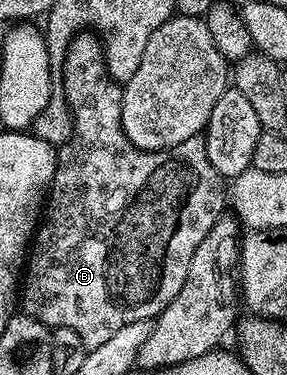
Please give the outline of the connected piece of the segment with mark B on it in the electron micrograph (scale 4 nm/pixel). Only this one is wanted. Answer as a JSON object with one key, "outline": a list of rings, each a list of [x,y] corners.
{"outline":[[[86,30],[78,32],[74,35],[73,39],[69,41],[69,48],[65,51],[65,60],[61,64],[59,69],[59,88],[65,98],[65,103],[69,109],[70,117],[73,121],[73,133],[69,141],[57,148],[57,169],[53,175],[53,183],[47,192],[47,203],[43,208],[43,219],[38,223],[31,241],[31,247],[27,252],[27,263],[23,268],[23,283],[19,288],[19,308],[24,315],[35,318],[39,322],[43,322],[46,326],[52,330],[55,328],[70,328],[75,330],[75,334],[79,334],[79,338],[83,338],[83,346],[86,350],[94,348],[95,346],[103,346],[103,342],[107,342],[107,338],[111,338],[111,334],[115,334],[115,330],[119,330],[123,326],[127,326],[131,322],[139,322],[140,320],[152,321],[157,317],[164,308],[173,301],[175,294],[179,294],[179,290],[183,286],[183,282],[187,278],[187,266],[191,266],[191,254],[195,254],[195,246],[199,246],[199,242],[209,233],[211,226],[215,224],[217,219],[220,219],[221,213],[227,206],[227,192],[223,187],[223,177],[215,170],[215,166],[211,166],[211,162],[207,158],[207,150],[205,149],[205,142],[201,136],[192,136],[187,138],[185,142],[179,142],[179,146],[171,146],[170,148],[163,149],[162,152],[142,152],[140,148],[136,148],[131,141],[127,138],[127,134],[123,130],[121,125],[121,94],[123,91],[122,85],[117,83],[110,76],[108,69],[105,67],[105,49],[102,41],[98,39],[92,31]]]}

